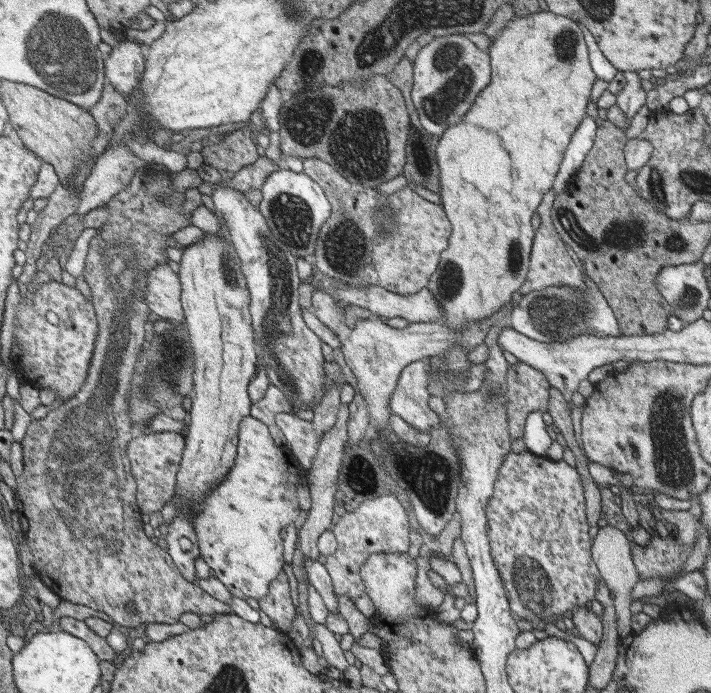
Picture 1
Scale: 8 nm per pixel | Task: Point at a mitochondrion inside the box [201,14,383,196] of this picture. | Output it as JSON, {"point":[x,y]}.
{"point":[313,65]}

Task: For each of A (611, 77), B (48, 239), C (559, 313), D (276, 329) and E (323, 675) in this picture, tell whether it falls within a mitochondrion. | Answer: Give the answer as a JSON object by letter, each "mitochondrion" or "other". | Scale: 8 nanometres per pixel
{"A":"other","B":"other","C":"mitochondrion","D":"mitochondrion","E":"other"}

